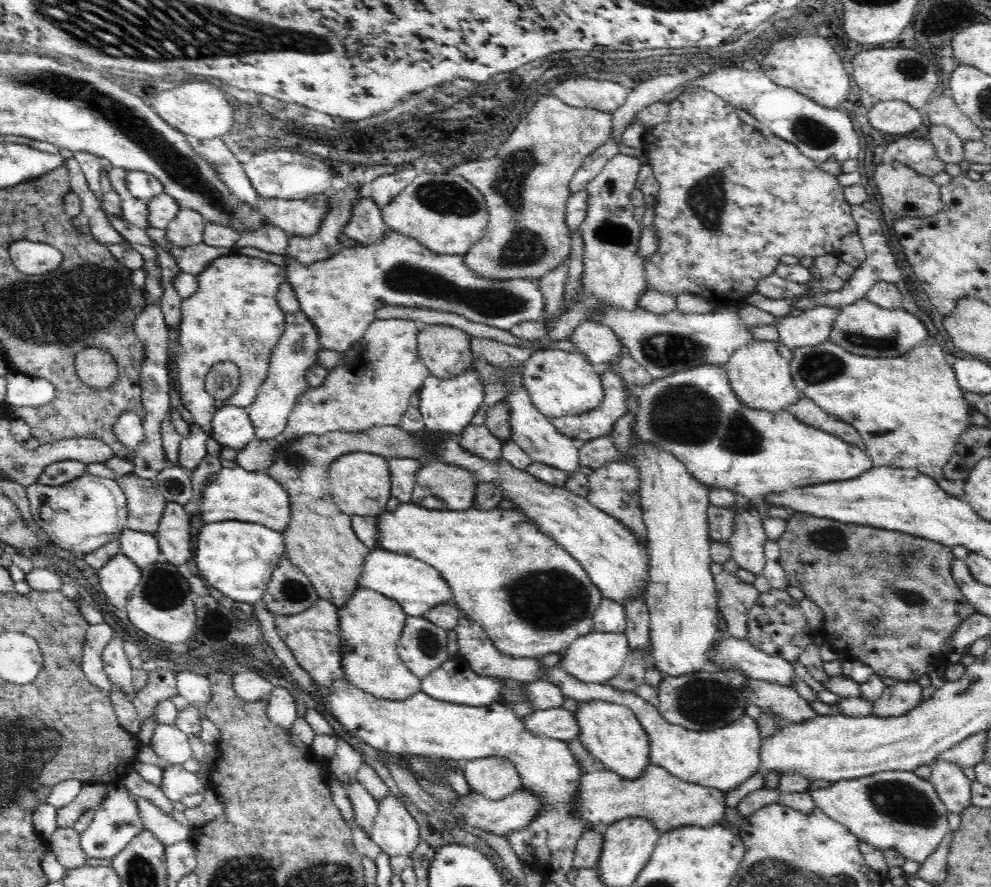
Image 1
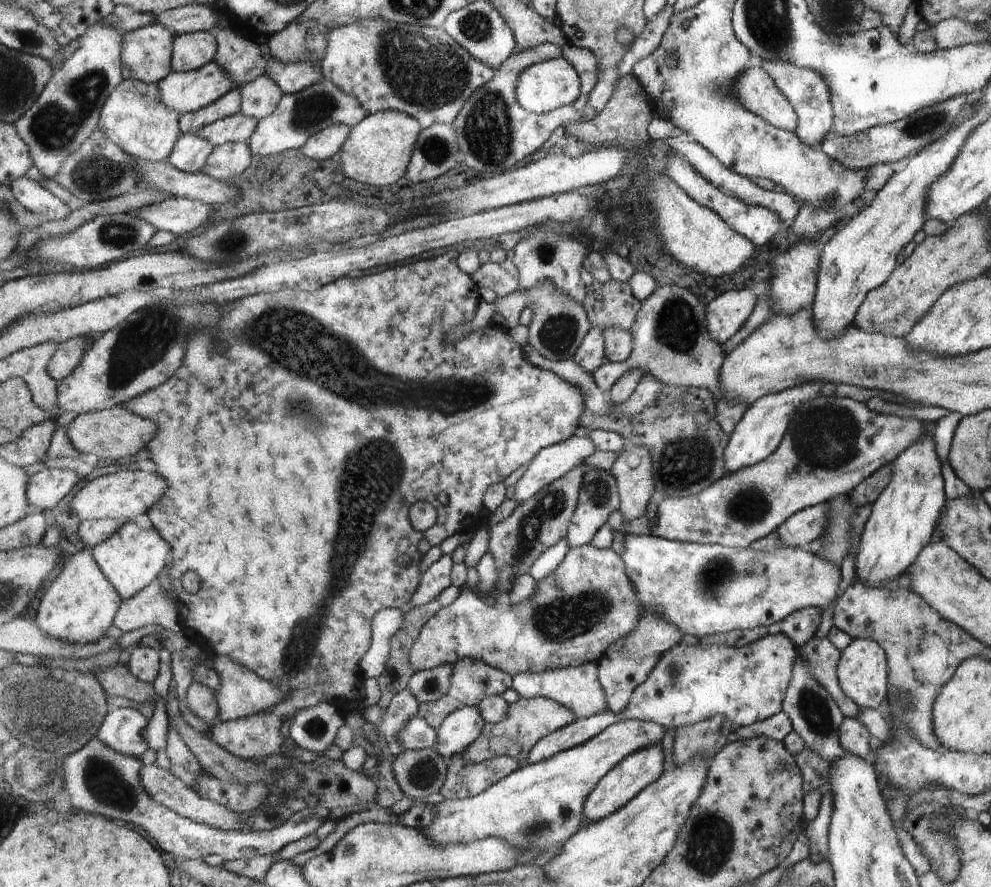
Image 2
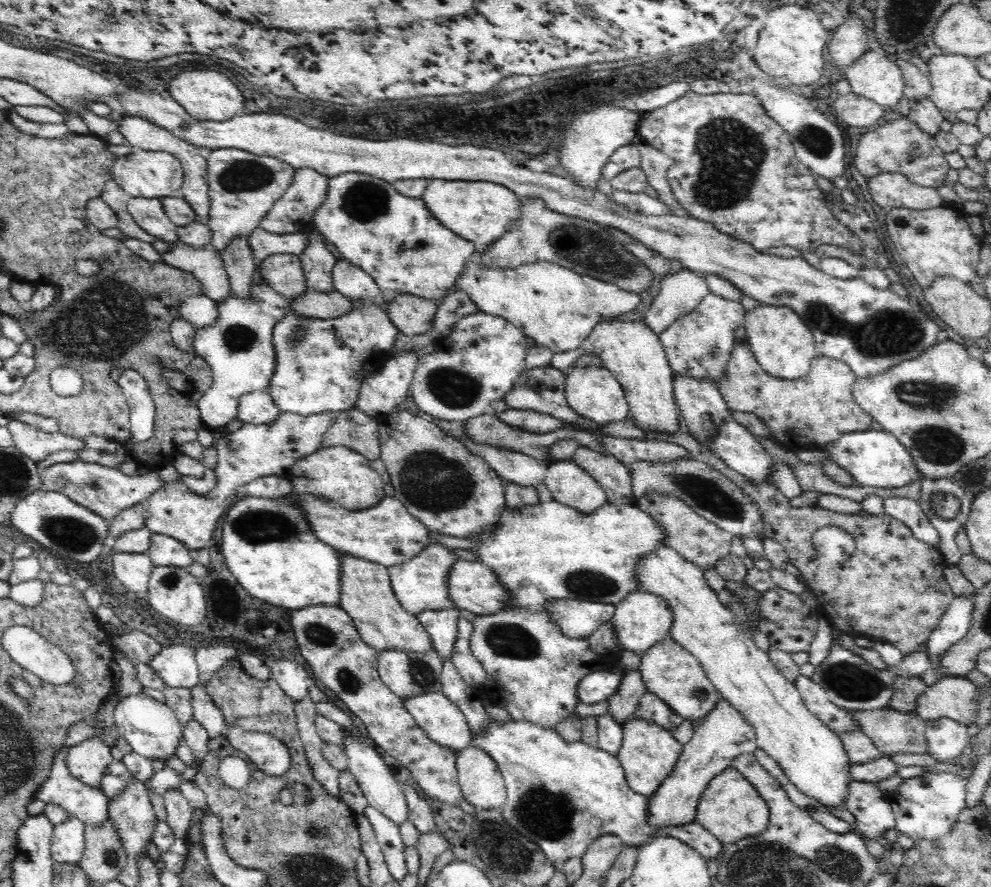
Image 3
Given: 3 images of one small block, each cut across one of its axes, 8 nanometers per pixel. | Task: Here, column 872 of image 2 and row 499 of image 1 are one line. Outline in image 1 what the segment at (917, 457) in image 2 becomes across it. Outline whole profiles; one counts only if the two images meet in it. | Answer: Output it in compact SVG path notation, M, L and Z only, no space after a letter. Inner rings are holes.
M424 427L410 434L424 442L427 452L433 454L424 465L440 462L453 468L468 470L478 485L498 485L498 489L502 491L502 499L510 501L514 509L522 511L522 515L529 522L535 523L539 532L552 538L562 549L566 549L566 552L582 565L590 580L606 599L622 603L626 602L626 598L646 591L649 580L649 548L642 547L641 541L637 540L630 530L609 514L594 507L586 497L578 496L565 487L542 482L528 473L528 470L515 468L503 457L488 460L476 456L462 448L456 434L430 432Z

